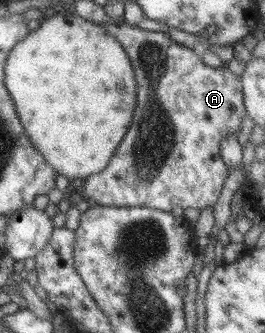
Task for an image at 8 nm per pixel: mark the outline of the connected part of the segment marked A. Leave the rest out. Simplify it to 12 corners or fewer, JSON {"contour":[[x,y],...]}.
{"contour":[[124,22],[134,116],[96,205],[213,207],[241,80]]}

